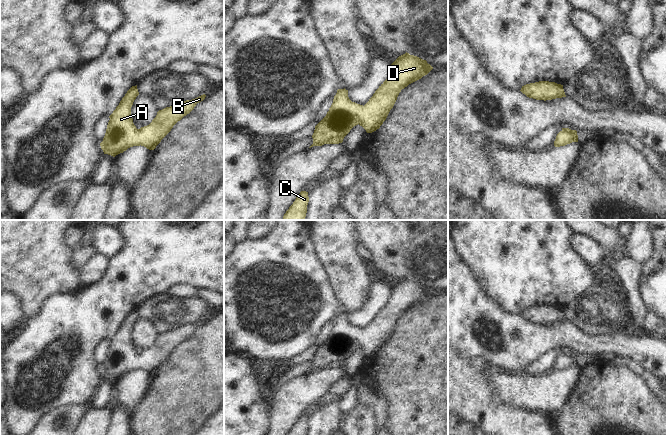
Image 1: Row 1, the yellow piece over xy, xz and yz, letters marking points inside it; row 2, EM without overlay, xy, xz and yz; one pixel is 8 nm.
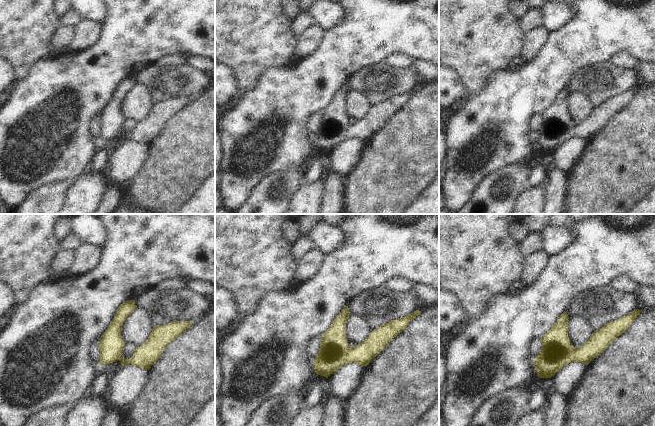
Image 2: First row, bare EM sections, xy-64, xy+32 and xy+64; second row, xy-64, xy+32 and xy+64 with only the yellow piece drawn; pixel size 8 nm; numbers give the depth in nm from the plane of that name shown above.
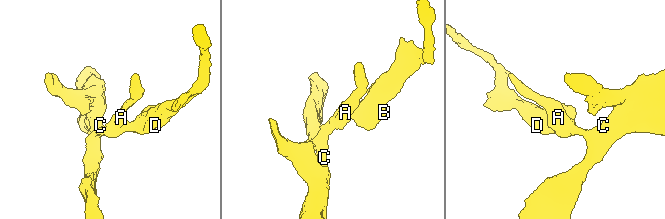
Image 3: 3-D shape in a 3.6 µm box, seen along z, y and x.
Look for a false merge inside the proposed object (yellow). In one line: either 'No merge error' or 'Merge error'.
No merge error.

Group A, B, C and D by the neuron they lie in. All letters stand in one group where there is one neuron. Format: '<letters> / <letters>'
A B C D

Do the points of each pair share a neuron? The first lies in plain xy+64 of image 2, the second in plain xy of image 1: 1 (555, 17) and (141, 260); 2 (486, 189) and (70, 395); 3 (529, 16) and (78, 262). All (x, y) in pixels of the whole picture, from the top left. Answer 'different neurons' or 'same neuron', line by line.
1: different neurons
2: different neurons
3: same neuron

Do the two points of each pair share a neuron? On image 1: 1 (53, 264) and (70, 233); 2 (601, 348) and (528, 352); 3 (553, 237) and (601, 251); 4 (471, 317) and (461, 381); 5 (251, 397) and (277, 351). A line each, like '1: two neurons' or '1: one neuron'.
1: two neurons
2: one neuron
3: two neurons
4: two neurons
5: two neurons

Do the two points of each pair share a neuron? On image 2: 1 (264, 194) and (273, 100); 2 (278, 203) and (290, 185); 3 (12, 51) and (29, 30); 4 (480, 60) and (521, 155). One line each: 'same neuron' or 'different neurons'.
1: different neurons
2: same neuron
3: same neuron
4: different neurons

